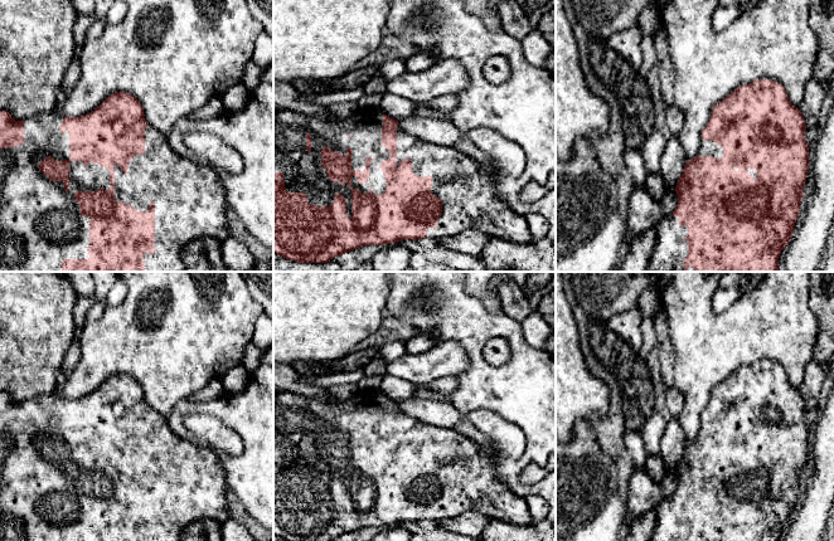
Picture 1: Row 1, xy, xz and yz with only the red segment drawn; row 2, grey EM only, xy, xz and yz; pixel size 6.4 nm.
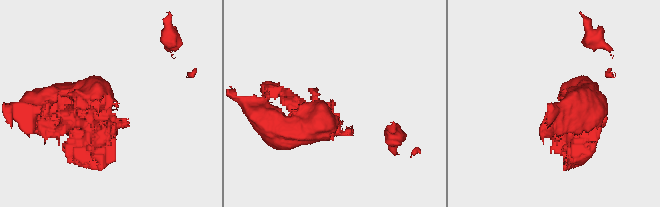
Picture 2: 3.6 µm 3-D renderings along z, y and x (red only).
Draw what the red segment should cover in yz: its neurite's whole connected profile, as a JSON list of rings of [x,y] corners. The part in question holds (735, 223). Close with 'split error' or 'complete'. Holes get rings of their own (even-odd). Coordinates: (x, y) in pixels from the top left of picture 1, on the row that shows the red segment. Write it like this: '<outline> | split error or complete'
[[[757,79],[750,84],[743,84],[717,103],[712,109],[707,126],[702,131],[698,153],[690,161],[685,161],[683,174],[674,189],[678,196],[678,205],[673,214],[663,218],[656,226],[656,245],[646,272],[779,272],[779,257],[794,234],[809,170],[809,146],[805,131],[803,113],[790,102],[784,86],[771,79]]] | split error

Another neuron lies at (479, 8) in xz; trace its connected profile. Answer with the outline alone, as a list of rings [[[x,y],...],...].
[[[466,0],[466,10],[479,16],[486,28],[501,28],[501,19],[488,4],[489,0]]]

